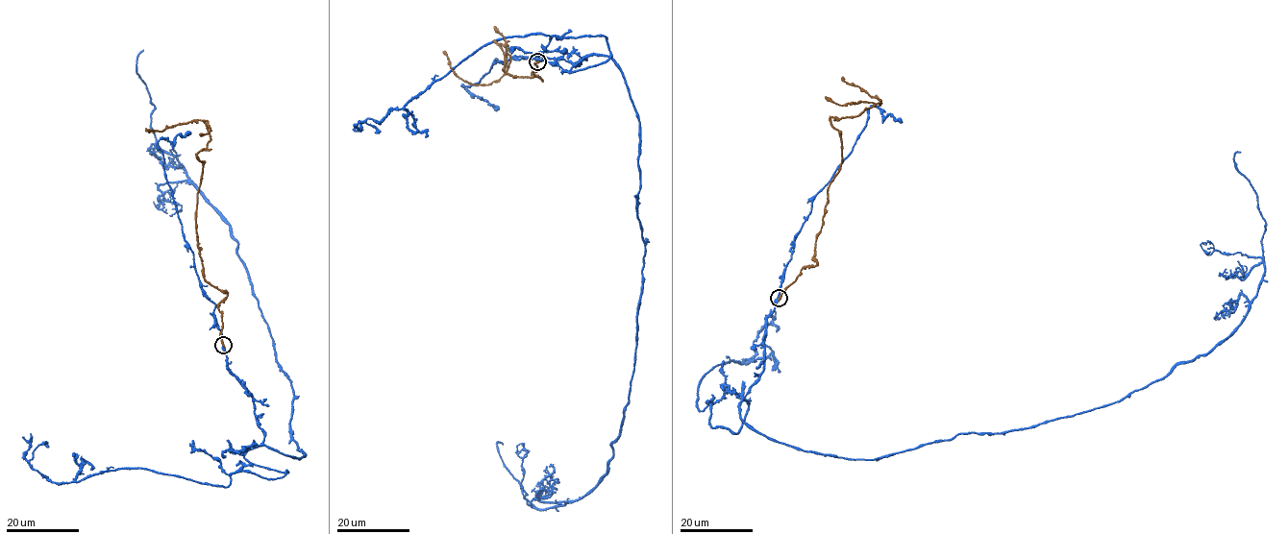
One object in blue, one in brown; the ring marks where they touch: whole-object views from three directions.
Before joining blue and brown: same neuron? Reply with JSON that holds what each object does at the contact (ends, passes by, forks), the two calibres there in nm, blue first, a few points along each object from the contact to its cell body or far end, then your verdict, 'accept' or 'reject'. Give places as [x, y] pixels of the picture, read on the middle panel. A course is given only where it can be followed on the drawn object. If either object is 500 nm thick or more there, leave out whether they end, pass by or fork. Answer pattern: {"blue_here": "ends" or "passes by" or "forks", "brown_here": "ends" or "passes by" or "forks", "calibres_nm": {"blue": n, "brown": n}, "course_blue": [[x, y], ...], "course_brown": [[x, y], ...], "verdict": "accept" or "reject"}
{"blue_here": "passes by", "brown_here": "ends", "calibres_nm": {"blue": 280, "brown": 480}, "course_blue": [[538, 60], [575, 68], [608, 57], [639, 122], [635, 362], [593, 491], [535, 507], [503, 445]], "course_brown": [[538, 61], [532, 72], [542, 80], [509, 75], [495, 41], [509, 56], [506, 73], [469, 84], [442, 51]], "verdict": "reject"}

